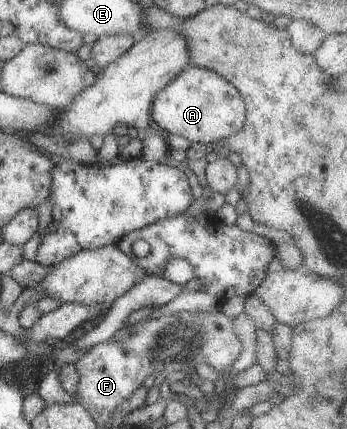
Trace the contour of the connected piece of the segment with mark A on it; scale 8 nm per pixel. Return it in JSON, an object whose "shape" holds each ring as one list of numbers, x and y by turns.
{"shape":[[189,67,179,72,155,95,151,116,169,134,185,136,203,147,237,134,245,126,245,102,237,88,223,75,205,67]]}

